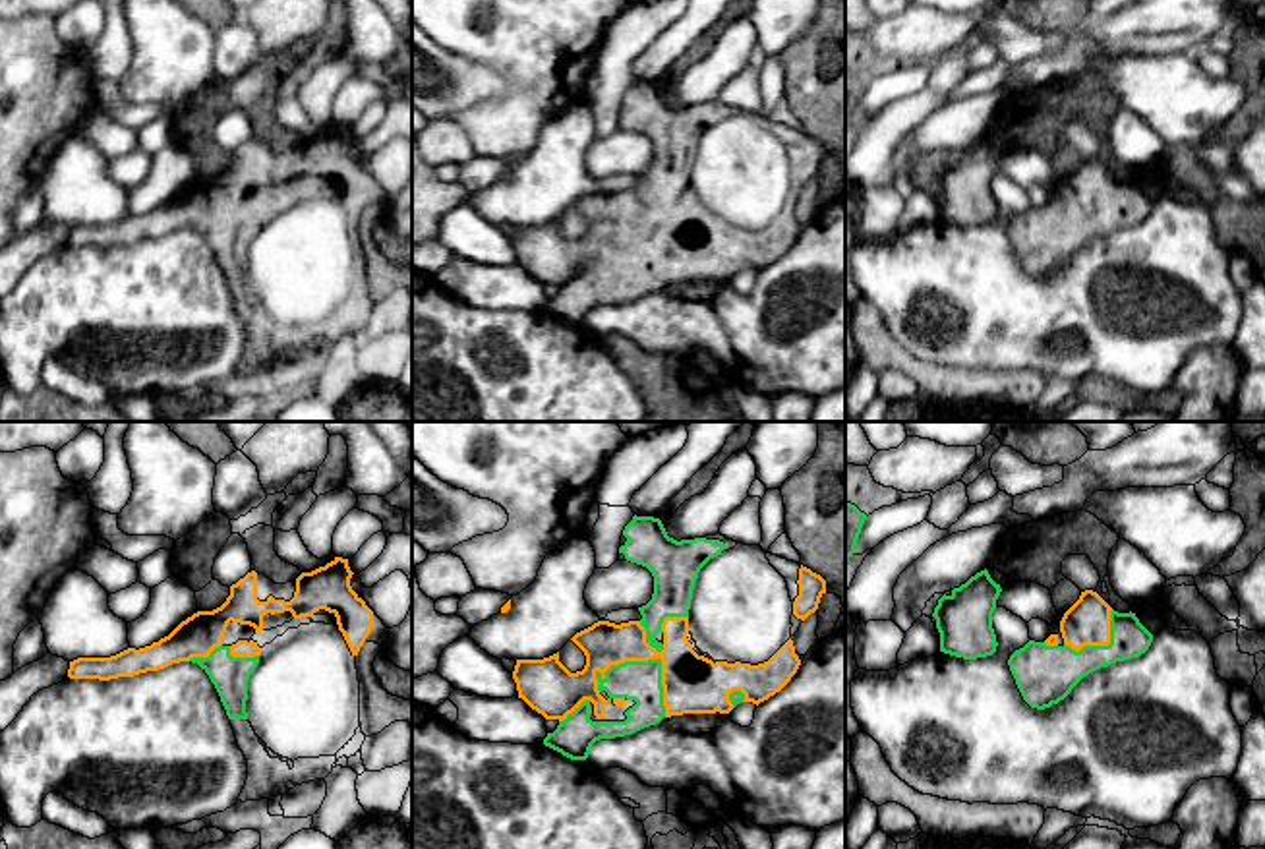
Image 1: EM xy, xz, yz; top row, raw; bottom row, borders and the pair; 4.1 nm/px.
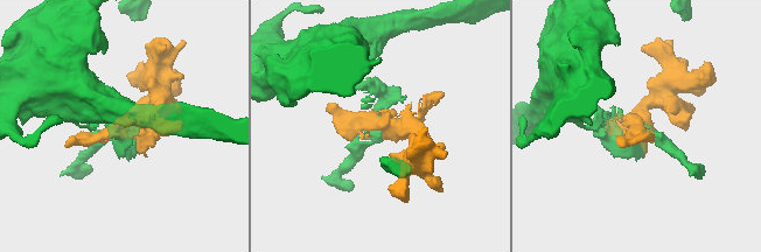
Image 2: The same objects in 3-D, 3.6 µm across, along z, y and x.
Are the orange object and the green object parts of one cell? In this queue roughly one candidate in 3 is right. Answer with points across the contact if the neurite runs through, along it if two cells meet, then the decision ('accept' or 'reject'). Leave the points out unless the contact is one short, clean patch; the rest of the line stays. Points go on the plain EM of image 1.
accept

